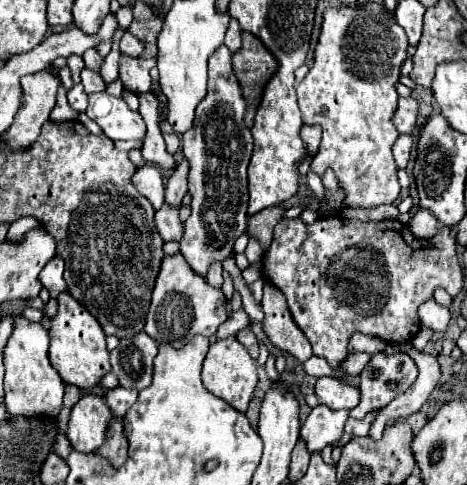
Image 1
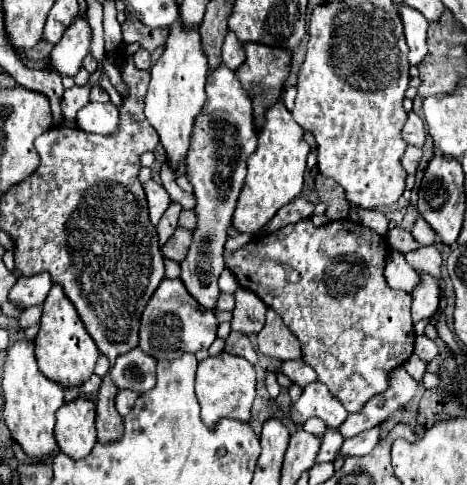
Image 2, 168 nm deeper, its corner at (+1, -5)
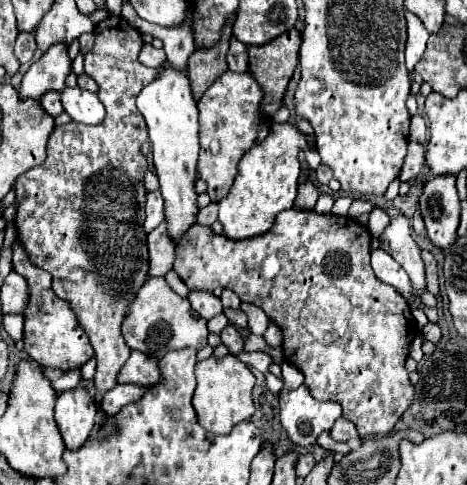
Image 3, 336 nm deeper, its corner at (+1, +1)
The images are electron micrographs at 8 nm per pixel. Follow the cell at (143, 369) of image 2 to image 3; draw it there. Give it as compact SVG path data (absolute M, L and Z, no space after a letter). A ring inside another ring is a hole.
M131 351L131 357L123 365L123 369L119 371L117 381L153 387L155 381L159 381L159 369L155 369L155 359L141 353L141 351Z

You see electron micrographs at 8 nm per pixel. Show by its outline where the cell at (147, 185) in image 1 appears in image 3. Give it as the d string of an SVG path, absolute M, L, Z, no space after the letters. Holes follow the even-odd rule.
M159 191L149 193L147 195L147 205L145 205L145 223L143 229L145 233L153 231L157 225L161 225L165 221L165 213L163 213L163 197Z

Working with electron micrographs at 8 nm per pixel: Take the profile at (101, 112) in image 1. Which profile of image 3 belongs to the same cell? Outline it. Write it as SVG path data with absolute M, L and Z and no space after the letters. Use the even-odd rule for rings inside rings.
M65 87L61 91L61 105L63 105L63 111L77 123L97 125L105 117L105 109L103 109L99 97L93 95L91 91L83 91L79 87L75 87L75 89Z

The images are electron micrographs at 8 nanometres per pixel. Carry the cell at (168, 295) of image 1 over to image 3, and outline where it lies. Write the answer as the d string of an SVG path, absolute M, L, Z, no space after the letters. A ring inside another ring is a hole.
M155 277L145 281L145 285L137 291L137 297L129 305L125 313L125 325L121 325L125 343L129 349L143 351L149 357L161 359L169 351L179 351L185 347L203 349L207 345L207 321L197 317L187 299L179 297L163 277Z

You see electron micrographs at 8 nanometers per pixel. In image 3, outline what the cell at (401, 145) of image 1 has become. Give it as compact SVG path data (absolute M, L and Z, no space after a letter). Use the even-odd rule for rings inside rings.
M409 141L409 149L405 155L405 163L403 163L399 179L401 181L413 181L419 175L423 161L425 161L425 145L421 145L417 141Z

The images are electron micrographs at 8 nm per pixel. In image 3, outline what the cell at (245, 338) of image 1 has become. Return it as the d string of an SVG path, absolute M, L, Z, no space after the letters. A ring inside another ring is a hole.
M227 325L227 327L221 331L221 341L223 341L223 345L225 345L233 355L237 355L237 353L243 351L243 337L241 337L241 333L237 331L237 327L233 327L233 325Z

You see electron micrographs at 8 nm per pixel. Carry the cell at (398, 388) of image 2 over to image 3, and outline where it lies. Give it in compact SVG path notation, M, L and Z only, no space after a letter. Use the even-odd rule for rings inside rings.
M341 417L331 429L331 439L333 441L349 441L353 437L357 437L357 429L353 427L353 423L349 419Z

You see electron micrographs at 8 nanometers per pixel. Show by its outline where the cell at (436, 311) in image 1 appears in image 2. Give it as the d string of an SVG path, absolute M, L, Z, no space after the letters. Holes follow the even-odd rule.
M421 275L421 285L411 291L413 295L413 307L411 307L411 313L413 313L413 321L423 321L423 319L431 319L437 309L439 309L439 285L437 281L431 277L431 275Z

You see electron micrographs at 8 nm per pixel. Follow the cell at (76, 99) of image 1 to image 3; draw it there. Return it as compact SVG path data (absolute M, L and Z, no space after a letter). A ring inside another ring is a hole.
M49 91L41 97L41 107L45 109L45 113L49 113L51 117L57 117L63 113L61 101L59 101L59 91Z

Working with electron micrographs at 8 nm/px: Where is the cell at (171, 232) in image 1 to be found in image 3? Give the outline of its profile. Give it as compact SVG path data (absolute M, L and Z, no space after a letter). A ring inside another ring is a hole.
M287 209L281 211L277 215L277 221L273 225L273 229L269 233L263 233L261 237L253 237L253 239L245 239L245 241L231 241L223 235L215 235L211 231L211 227L205 225L193 225L181 245L175 249L177 257L173 263L175 273L181 277L181 281L191 289L191 291L213 291L217 287L221 289L231 289L233 293L239 295L239 299L243 303L251 303L257 305L265 311L265 315L283 331L283 355L285 361L295 365L297 369L301 367L301 373L305 375L305 387L309 389L309 393L313 393L315 399L319 401L337 401L341 403L343 409L343 417L349 419L355 427L361 439L365 439L367 435L387 435L391 433L391 429L395 427L395 423L399 421L399 417L407 411L407 407L411 405L413 399L413 385L409 383L409 375L405 369L405 359L409 355L409 345L417 333L417 325L413 325L413 315L411 309L405 301L403 295L399 295L391 285L385 285L383 281L379 281L371 269L369 263L369 243L371 243L371 235L367 231L367 227L363 227L361 223L357 223L355 219L349 217L337 217L337 215L319 215L315 211L307 211L307 209Z

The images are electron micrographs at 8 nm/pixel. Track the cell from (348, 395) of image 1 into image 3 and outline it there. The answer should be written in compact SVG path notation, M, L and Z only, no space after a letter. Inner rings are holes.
M301 385L295 391L281 391L279 393L279 401L281 401L281 427L287 431L287 437L301 447L313 445L317 441L317 437L323 431L331 431L333 423L341 417L341 405L335 401L317 401L311 397L309 389L305 385Z

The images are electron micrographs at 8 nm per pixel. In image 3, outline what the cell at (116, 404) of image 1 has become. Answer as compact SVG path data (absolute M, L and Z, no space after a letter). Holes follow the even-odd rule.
M115 385L101 399L101 409L105 415L117 415L125 405L139 401L149 389L139 385Z

